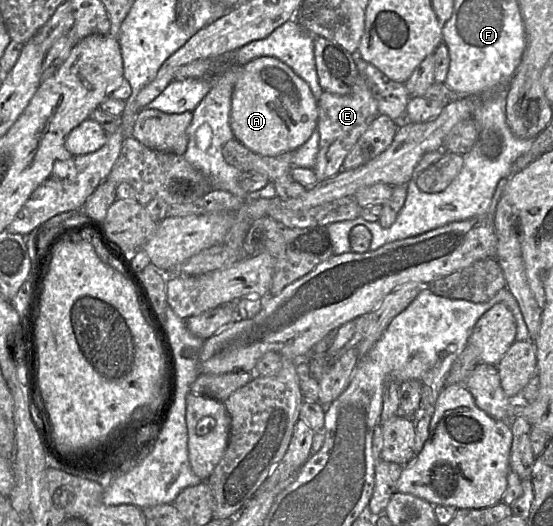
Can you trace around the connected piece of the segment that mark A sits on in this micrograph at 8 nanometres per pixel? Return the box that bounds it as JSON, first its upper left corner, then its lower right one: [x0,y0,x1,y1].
[230,57,318,156]

